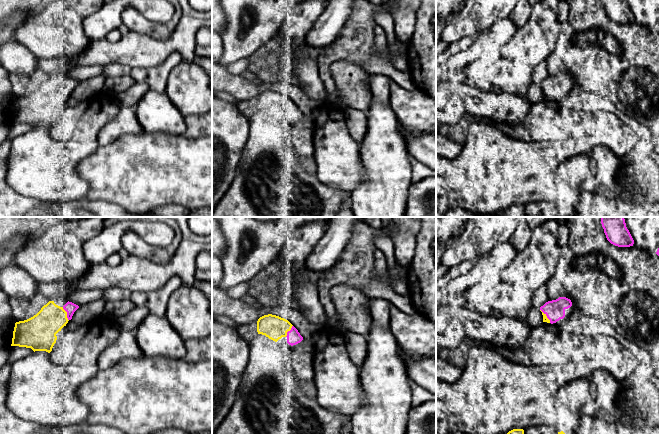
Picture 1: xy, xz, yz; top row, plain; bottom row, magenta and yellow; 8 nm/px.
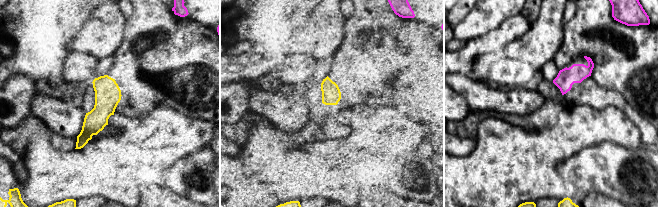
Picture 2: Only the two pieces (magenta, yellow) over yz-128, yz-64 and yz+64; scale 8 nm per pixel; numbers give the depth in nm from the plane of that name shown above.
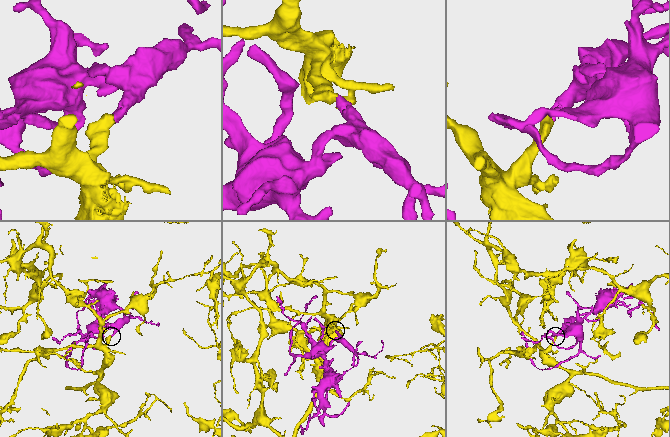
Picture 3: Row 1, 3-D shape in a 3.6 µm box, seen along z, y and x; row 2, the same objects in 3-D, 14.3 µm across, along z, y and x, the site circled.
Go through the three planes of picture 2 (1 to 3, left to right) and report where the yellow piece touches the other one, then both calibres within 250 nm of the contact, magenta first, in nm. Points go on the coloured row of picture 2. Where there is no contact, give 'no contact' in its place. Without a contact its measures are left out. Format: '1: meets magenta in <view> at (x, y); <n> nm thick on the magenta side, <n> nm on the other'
1: no contact
2: no contact
3: no contact

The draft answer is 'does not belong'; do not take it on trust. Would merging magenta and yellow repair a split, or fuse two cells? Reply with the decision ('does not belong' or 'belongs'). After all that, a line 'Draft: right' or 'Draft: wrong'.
belongs
Draft: wrong

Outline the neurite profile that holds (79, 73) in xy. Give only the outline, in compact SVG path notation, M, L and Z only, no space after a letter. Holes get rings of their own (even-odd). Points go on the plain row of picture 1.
M102 65L75 66L67 72L66 76L81 82L88 78L100 75L103 72L103 69L104 66Z

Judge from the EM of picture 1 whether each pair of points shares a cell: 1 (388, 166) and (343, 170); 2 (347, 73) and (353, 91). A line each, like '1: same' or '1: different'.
1: different
2: same

